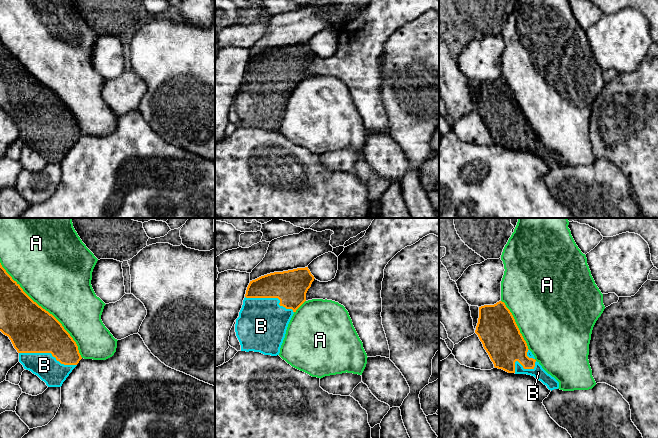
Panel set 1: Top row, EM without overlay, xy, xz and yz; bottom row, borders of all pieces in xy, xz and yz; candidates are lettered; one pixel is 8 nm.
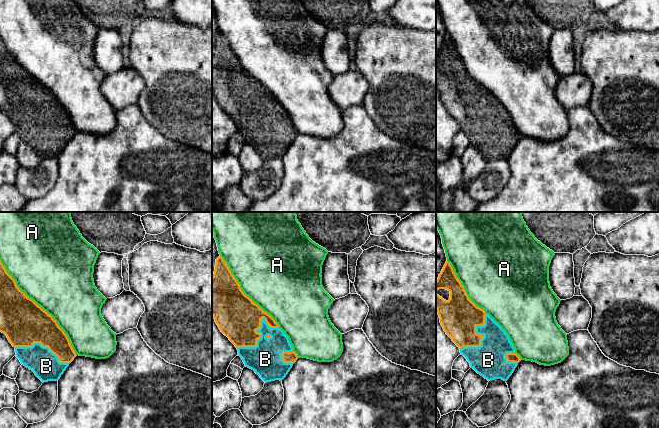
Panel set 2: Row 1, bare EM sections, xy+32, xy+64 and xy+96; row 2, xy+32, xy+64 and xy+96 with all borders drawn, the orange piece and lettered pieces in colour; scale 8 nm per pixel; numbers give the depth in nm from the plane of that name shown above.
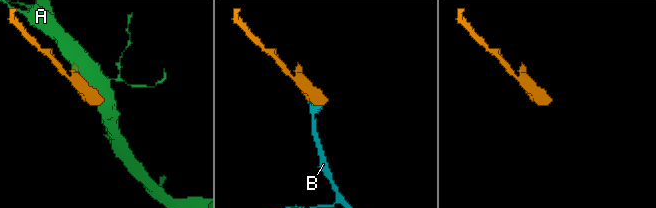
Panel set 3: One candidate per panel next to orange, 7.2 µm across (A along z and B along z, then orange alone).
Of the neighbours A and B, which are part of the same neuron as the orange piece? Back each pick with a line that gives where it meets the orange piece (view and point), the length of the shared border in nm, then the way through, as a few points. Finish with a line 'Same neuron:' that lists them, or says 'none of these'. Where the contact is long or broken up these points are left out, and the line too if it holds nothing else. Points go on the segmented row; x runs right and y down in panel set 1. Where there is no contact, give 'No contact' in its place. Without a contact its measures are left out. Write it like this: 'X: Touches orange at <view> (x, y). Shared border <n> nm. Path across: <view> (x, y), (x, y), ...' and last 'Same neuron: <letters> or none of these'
B: Touches orange at xy (48, 352). Shared border 480 nm
Same neuron: B

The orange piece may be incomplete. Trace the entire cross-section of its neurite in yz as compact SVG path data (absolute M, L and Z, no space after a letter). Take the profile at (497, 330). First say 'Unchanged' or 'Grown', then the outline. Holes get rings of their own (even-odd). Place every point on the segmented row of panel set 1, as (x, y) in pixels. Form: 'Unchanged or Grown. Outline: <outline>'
Grown. Outline: M504 302L479 307L475 333L495 368L534 376L551 391L559 388L559 382L535 360Z

